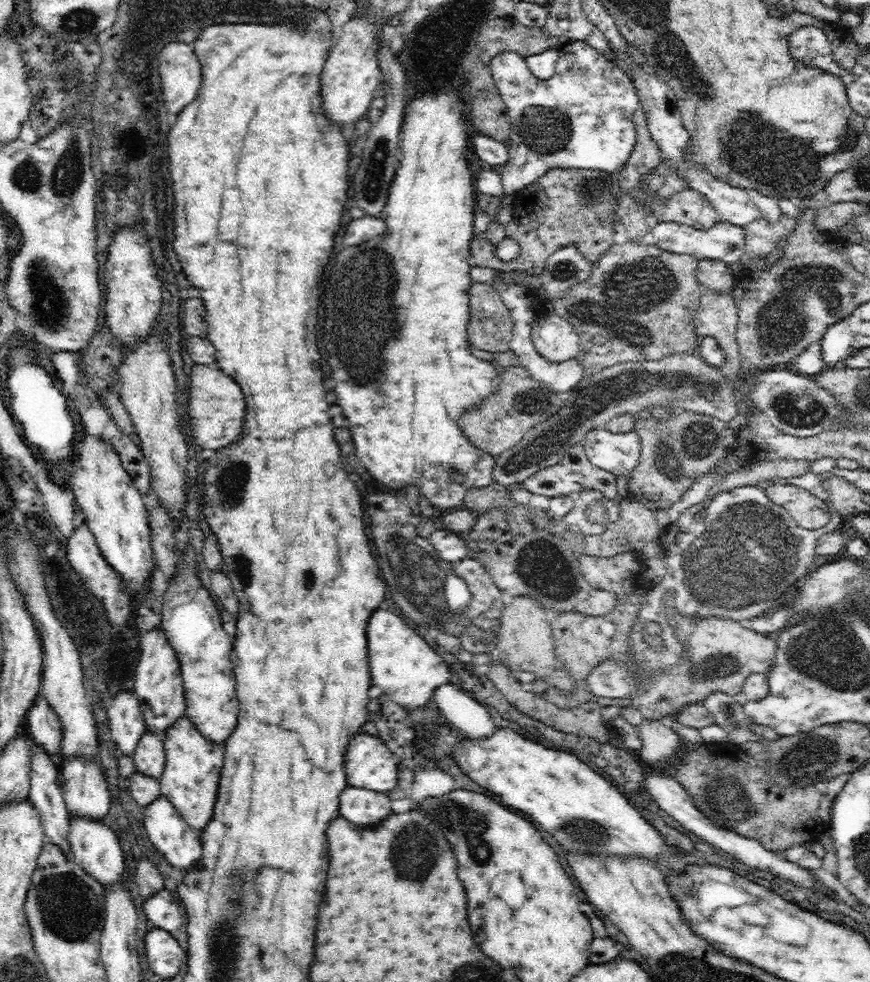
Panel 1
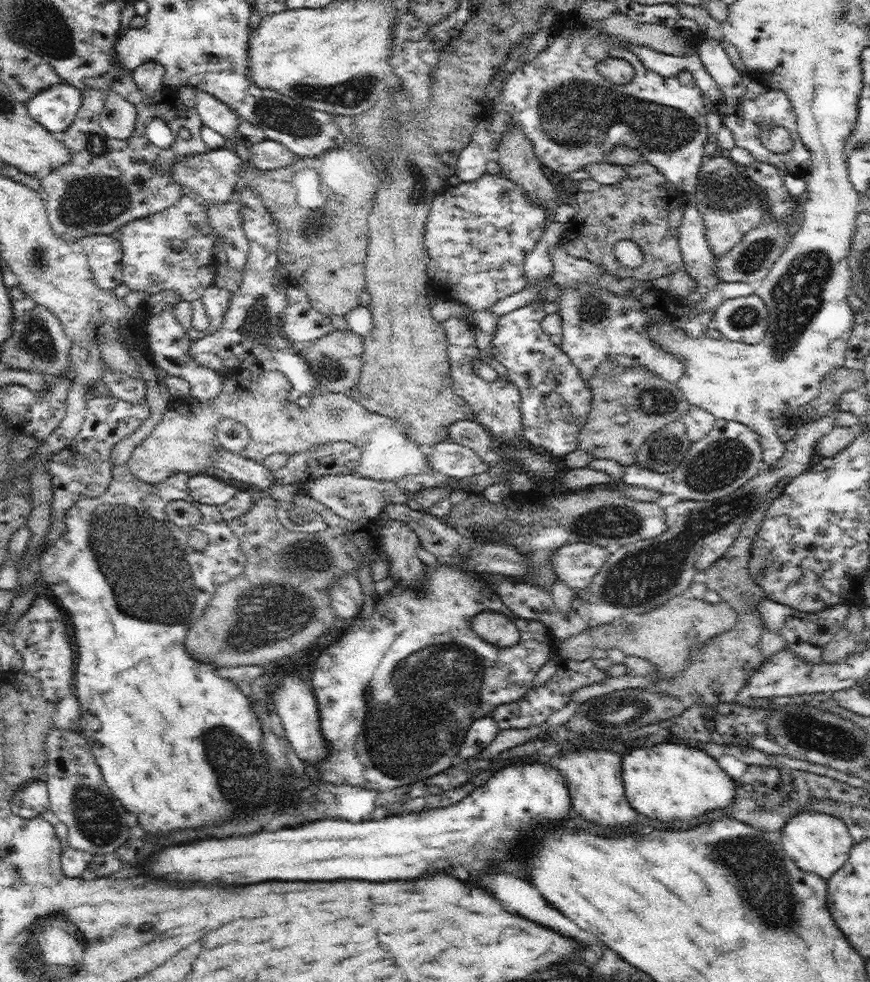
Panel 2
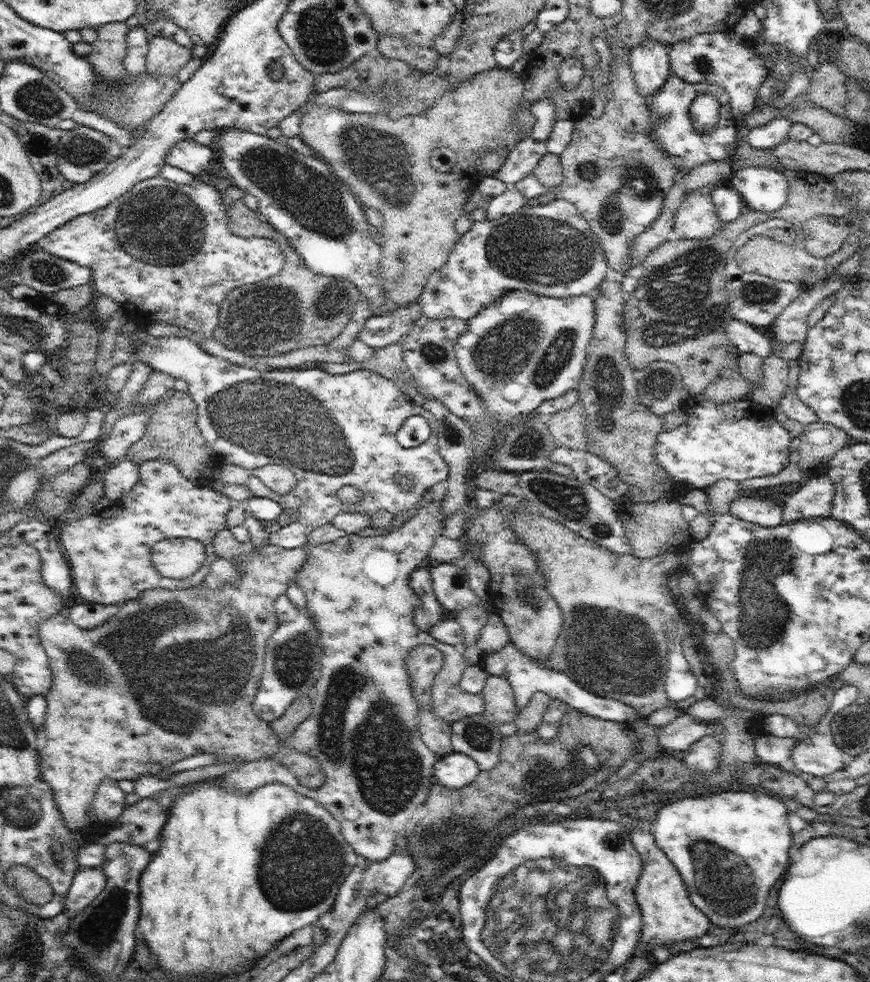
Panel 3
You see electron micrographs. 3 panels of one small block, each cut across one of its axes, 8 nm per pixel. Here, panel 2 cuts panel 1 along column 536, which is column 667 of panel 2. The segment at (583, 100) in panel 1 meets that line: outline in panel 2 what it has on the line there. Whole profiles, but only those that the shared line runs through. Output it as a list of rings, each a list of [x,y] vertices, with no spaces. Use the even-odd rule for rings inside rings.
[[[575,11],[560,12],[552,28],[555,35],[550,47],[537,54],[534,60],[522,62],[517,71],[510,72],[502,83],[499,95],[489,104],[489,133],[495,146],[509,130],[509,122],[517,122],[541,164],[568,175],[582,170],[584,165],[602,162],[605,154],[615,146],[628,145],[640,151],[641,156],[674,186],[692,195],[706,160],[704,145],[709,135],[706,102],[692,73],[681,70],[676,76],[663,76],[646,68],[634,51],[598,41],[594,36],[595,30],[601,28],[601,21],[587,20]],[[608,57],[621,58],[632,64],[635,75],[630,84],[611,84],[598,74],[596,64]]]

